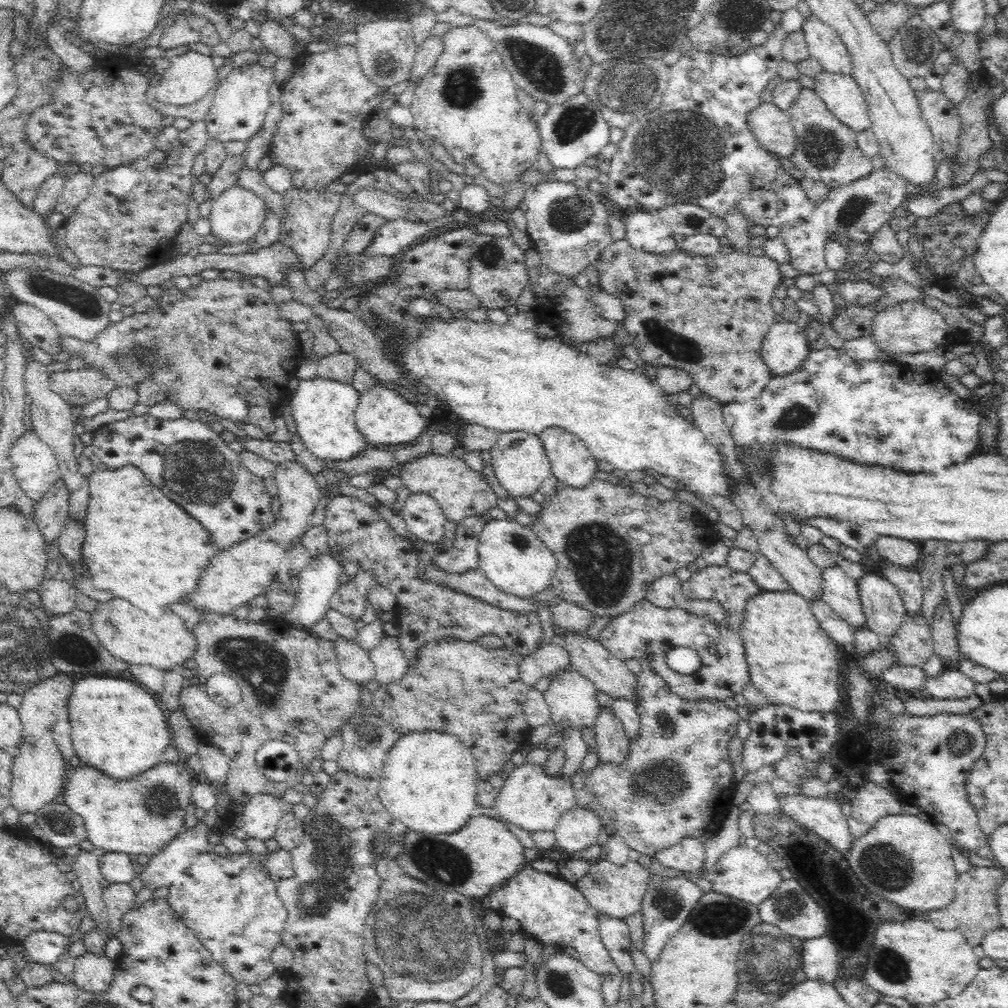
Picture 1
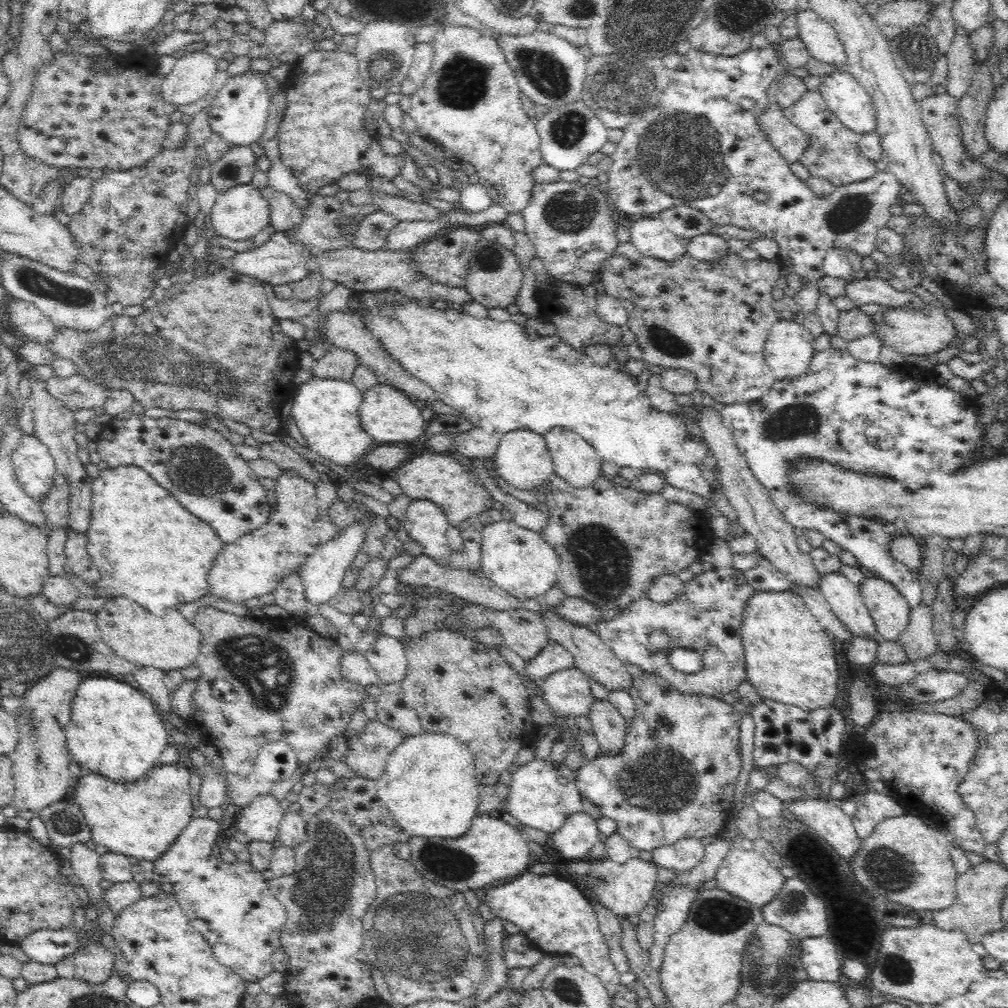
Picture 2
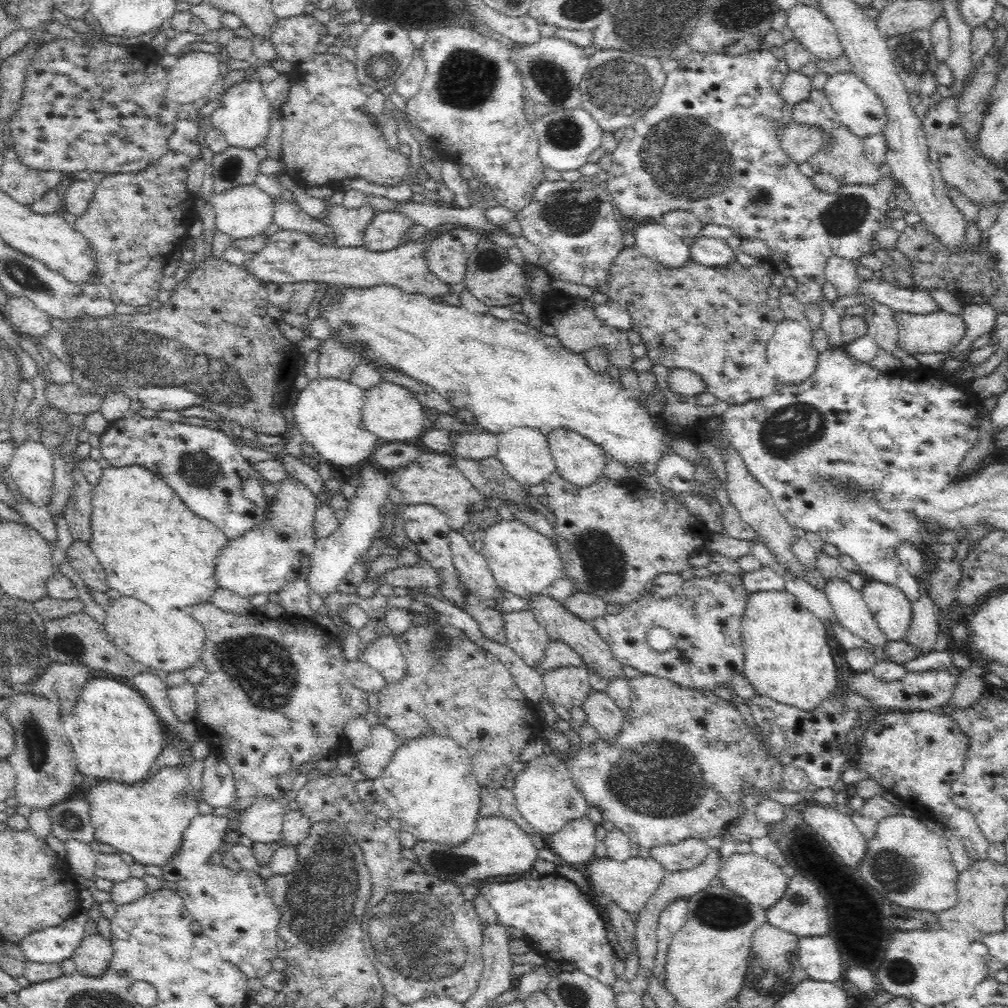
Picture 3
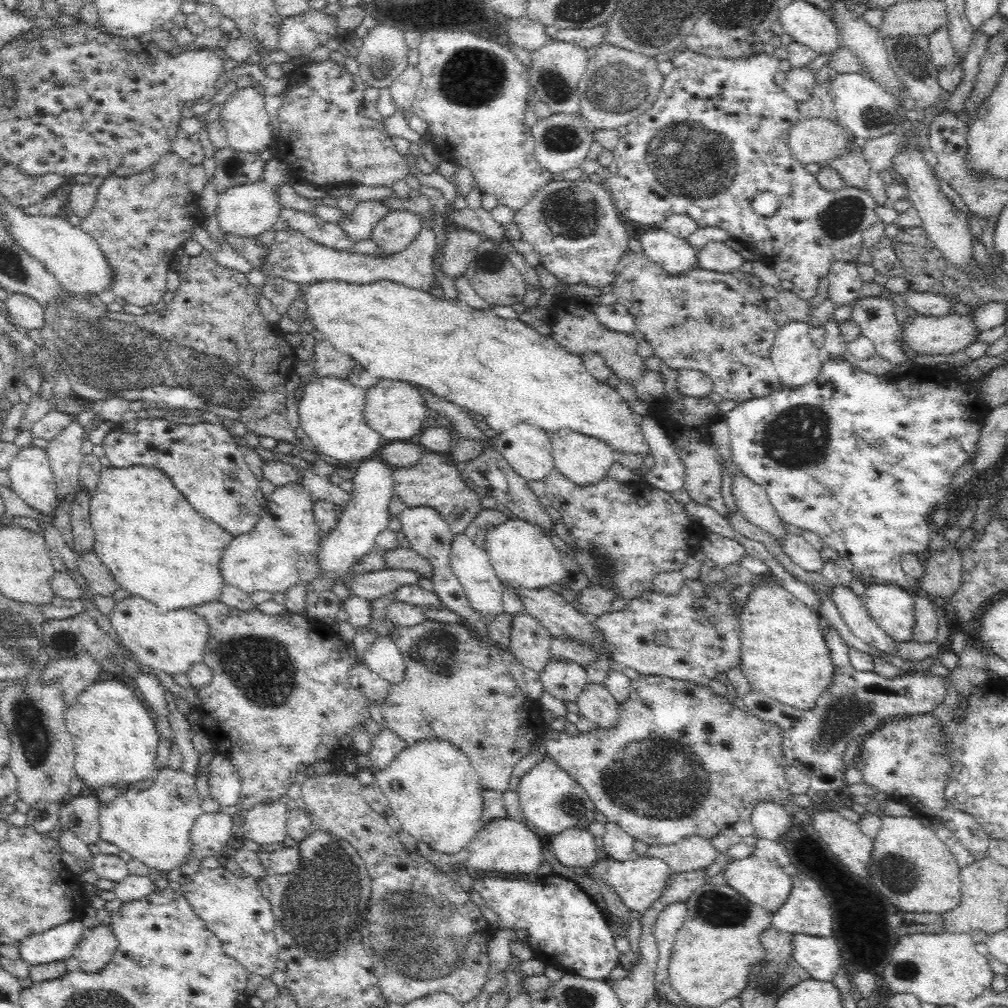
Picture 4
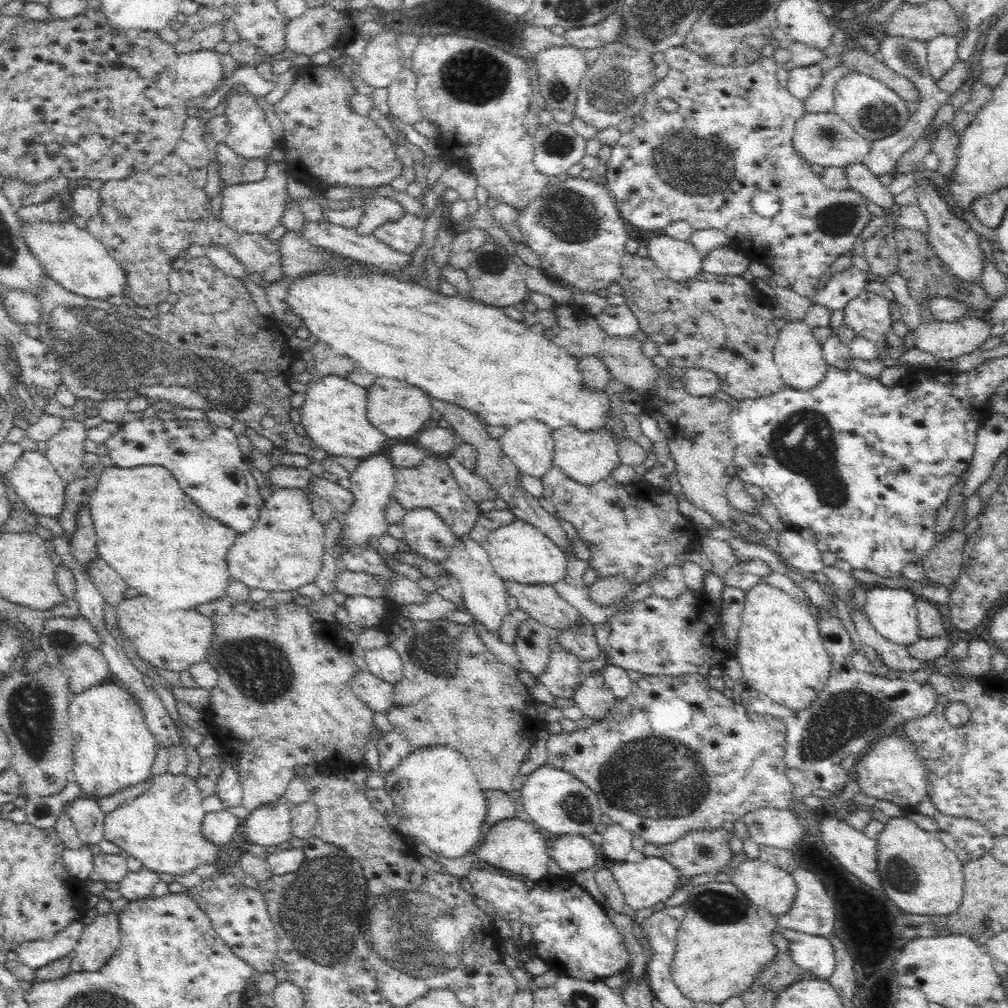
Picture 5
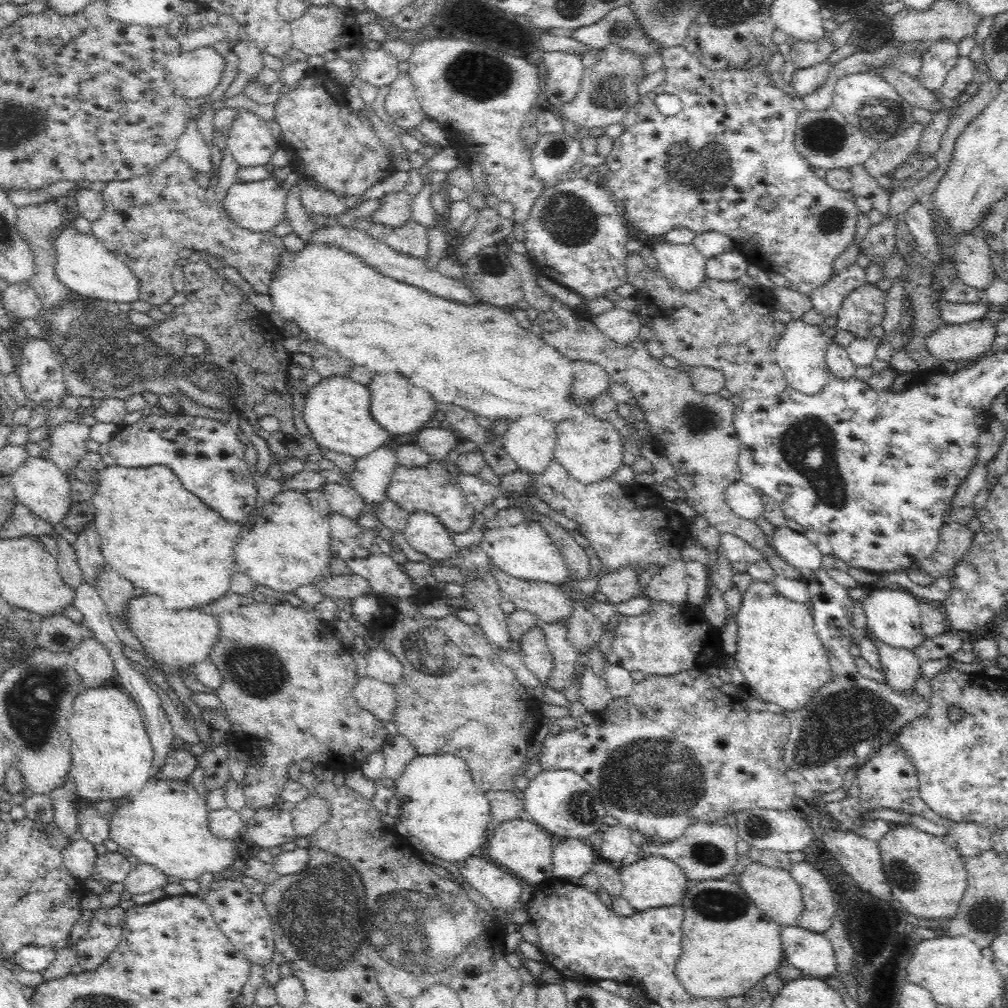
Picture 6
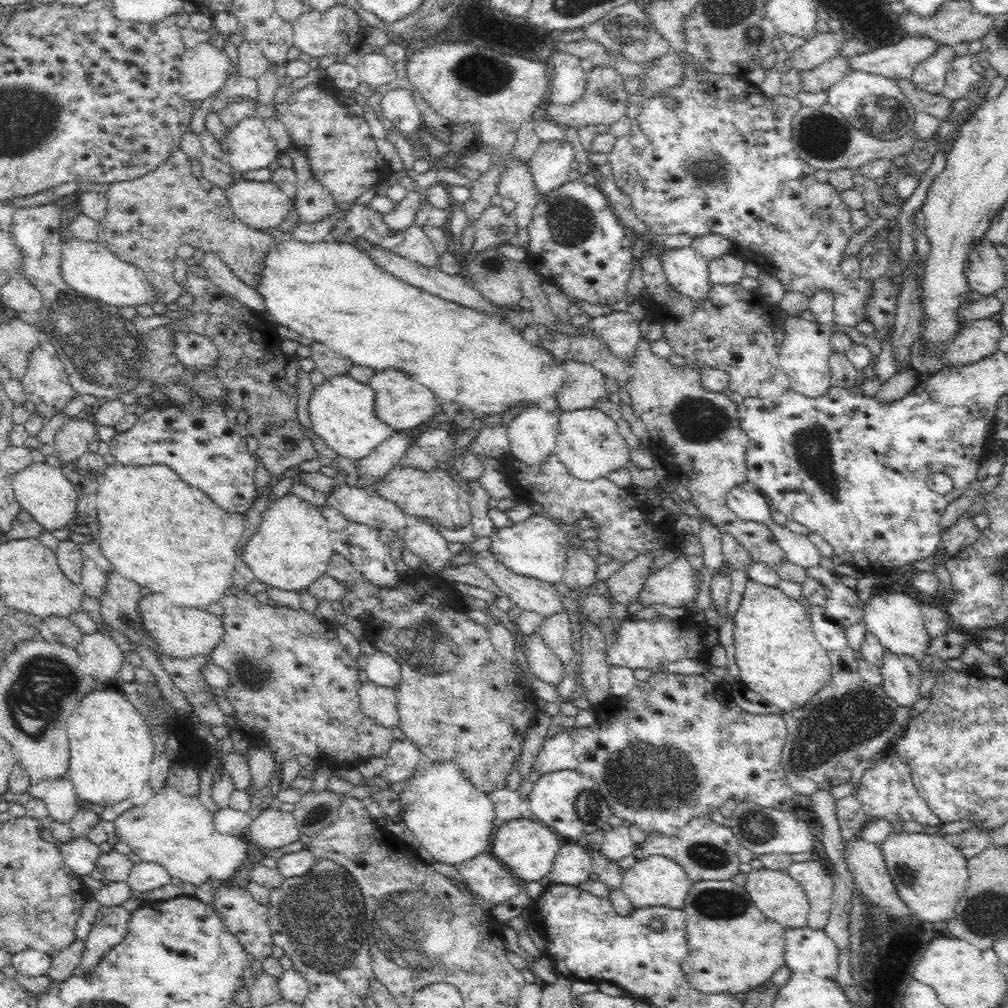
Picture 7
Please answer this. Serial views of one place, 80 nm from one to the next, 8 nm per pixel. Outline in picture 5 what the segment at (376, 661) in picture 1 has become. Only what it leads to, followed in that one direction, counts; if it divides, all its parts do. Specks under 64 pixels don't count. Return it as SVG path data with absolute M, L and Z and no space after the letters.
M391 644L364 651L364 658L367 670L376 675L376 678L384 679L391 685L403 679L403 660Z

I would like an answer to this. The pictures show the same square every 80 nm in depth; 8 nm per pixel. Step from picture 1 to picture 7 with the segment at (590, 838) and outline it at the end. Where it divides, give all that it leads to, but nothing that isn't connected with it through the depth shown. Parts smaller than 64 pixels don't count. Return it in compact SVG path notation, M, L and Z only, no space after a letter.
M567 840L556 850L549 878L554 883L575 886L588 881L592 872L592 859L586 844Z

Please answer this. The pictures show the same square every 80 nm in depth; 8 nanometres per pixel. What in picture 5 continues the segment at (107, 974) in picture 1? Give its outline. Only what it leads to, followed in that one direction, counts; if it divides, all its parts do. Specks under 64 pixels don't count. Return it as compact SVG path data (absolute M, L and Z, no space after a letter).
M117 912L97 915L92 924L84 928L72 958L82 965L82 971L97 972L118 951L120 942Z

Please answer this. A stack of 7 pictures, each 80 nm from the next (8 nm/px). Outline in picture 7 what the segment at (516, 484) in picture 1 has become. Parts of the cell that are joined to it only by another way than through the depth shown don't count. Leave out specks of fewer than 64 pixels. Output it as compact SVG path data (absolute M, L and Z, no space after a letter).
M536 407L521 410L506 426L509 457L525 466L542 466L554 453L560 434L558 420L558 416Z

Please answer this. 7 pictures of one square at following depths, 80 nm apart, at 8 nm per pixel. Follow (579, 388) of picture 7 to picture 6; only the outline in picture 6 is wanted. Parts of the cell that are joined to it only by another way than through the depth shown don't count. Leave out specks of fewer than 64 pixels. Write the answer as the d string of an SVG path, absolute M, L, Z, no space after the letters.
M591 360L573 361L574 384L571 388L571 400L590 402L608 391L611 380L609 374L597 362Z

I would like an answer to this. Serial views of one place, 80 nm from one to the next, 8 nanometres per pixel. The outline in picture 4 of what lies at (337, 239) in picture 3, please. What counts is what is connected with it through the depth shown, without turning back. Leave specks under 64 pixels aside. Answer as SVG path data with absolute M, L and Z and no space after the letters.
M380 201L359 202L352 212L342 211L342 216L336 223L344 230L350 241L365 241L370 238L370 232L378 220L386 216L386 212L389 210Z

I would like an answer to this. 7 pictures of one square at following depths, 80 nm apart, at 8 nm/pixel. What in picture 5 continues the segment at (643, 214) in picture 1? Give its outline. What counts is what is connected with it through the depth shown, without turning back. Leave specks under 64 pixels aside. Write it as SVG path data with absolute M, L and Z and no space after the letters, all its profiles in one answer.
M665 233L650 237L642 244L646 244L648 258L674 282L688 282L701 270L704 256L689 240L681 241Z

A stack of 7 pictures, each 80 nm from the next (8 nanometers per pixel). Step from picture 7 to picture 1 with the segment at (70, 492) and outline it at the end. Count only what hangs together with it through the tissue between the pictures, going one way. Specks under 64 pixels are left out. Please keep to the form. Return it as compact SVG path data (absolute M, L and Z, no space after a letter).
M33 430L16 439L9 462L20 489L34 501L43 498L61 479L52 448Z

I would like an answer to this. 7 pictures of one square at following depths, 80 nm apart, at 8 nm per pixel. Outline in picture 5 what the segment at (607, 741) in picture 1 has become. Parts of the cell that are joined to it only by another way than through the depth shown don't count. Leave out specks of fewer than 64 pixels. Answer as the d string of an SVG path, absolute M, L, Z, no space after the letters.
M598 671L592 672L590 676L584 676L584 680L574 693L573 700L584 716L594 722L607 717L613 706L618 704L617 698L606 686L603 675Z

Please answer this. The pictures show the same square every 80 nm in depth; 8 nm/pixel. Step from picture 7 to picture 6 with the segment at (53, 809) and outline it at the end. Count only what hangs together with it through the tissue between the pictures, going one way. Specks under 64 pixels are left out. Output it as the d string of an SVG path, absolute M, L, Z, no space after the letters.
M68 779L61 787L55 788L48 794L53 798L53 804L55 804L53 823L70 841L76 840L78 837L76 808L74 808L75 790L74 782Z

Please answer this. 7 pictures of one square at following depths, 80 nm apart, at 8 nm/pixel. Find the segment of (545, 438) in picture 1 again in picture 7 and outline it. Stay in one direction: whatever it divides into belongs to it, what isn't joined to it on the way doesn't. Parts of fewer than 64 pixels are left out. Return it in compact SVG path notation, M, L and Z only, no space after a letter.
M590 407L562 412L558 417L560 434L557 436L553 455L562 462L573 478L582 482L592 482L606 478L608 474L630 463L628 444L621 437L616 422L610 420L600 410Z

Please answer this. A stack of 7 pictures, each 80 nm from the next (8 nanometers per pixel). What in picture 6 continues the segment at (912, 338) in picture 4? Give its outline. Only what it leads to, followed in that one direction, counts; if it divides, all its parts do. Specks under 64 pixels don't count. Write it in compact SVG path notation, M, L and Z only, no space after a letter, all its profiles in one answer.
M985 318L962 324L938 323L936 330L924 338L924 347L934 358L954 366L958 361L972 360L990 349L996 335L995 325Z

